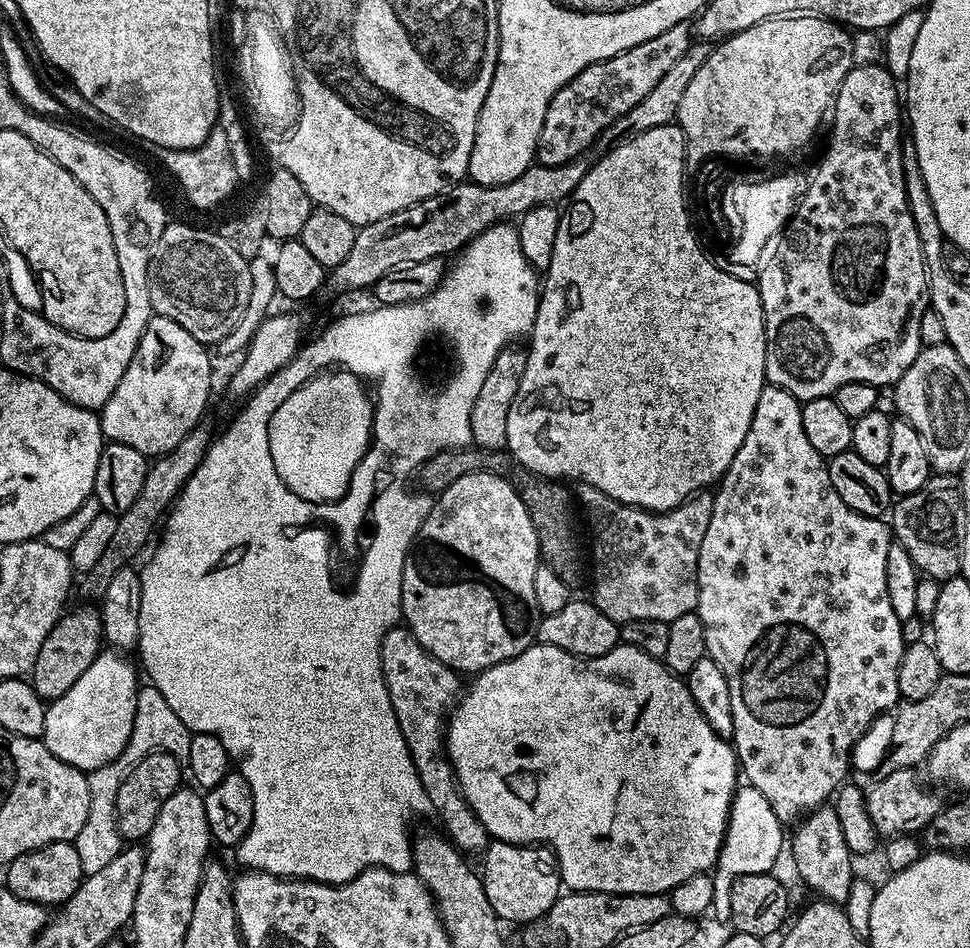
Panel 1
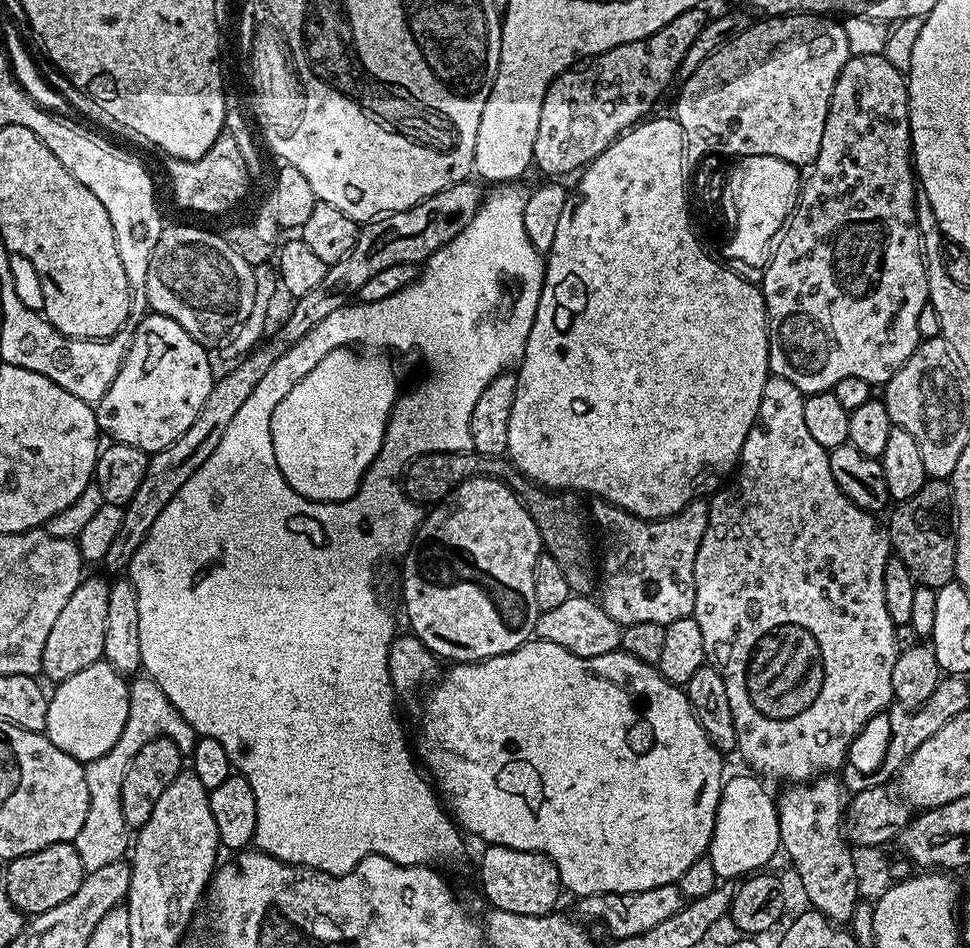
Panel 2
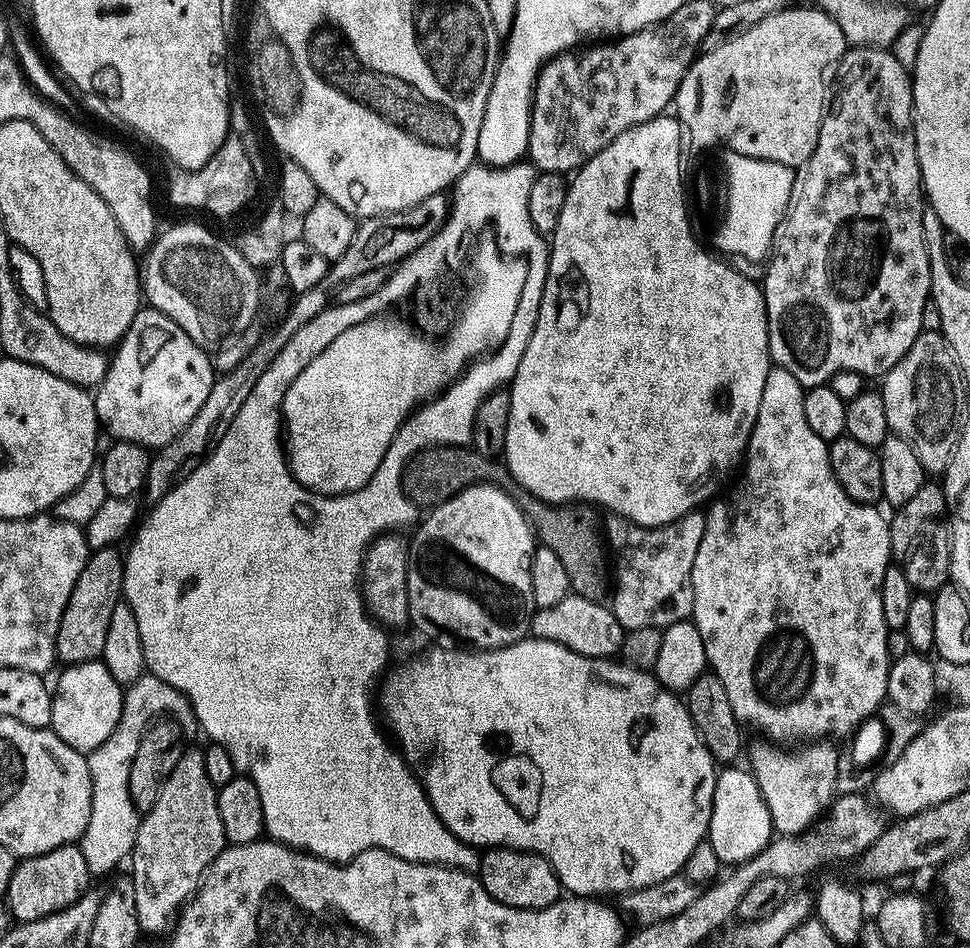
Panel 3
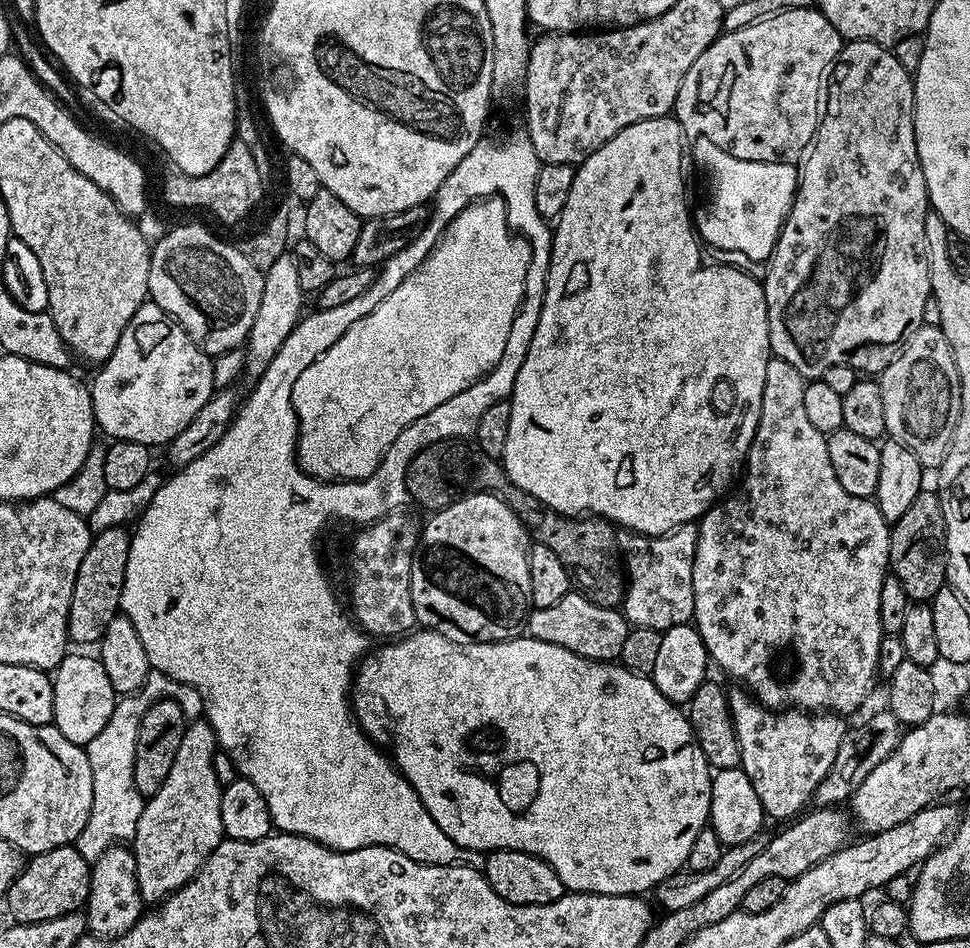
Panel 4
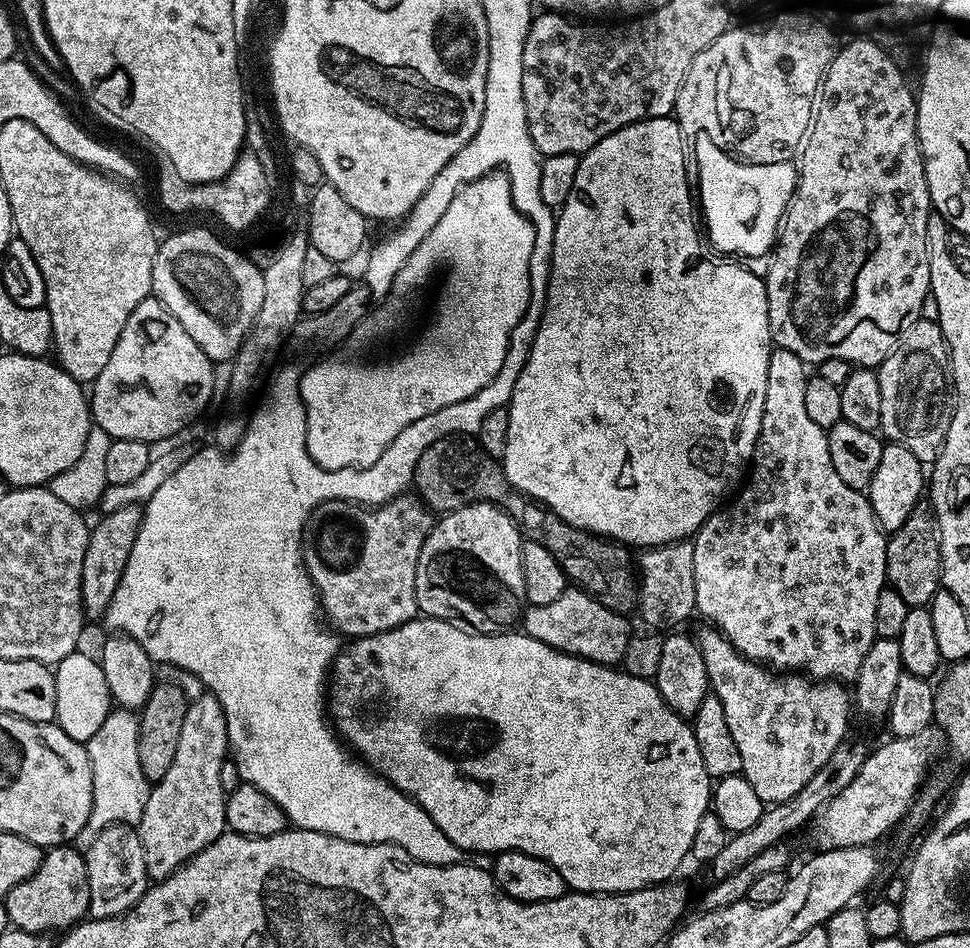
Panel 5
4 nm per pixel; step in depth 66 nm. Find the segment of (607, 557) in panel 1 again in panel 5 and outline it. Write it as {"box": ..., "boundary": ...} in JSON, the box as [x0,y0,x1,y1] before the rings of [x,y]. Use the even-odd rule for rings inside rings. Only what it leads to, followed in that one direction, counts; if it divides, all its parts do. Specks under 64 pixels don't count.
{"box":[638,540,696,630],"boundary":[[[677,540],[674,544],[660,544],[639,553],[638,616],[656,628],[672,630],[696,612],[694,594],[694,546],[692,540]]]}

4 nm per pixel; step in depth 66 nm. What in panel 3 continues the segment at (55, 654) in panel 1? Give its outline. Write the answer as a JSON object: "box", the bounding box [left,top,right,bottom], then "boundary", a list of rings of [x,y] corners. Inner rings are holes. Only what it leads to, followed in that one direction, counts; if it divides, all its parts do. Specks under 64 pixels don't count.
{"box":[56,546,125,666],"boundary":[[[116,546],[97,549],[89,555],[86,566],[82,566],[82,574],[78,574],[74,590],[70,590],[70,602],[66,602],[66,610],[62,610],[62,622],[58,622],[56,658],[64,666],[103,657],[110,617],[114,614],[114,606],[122,602],[125,557]]]}

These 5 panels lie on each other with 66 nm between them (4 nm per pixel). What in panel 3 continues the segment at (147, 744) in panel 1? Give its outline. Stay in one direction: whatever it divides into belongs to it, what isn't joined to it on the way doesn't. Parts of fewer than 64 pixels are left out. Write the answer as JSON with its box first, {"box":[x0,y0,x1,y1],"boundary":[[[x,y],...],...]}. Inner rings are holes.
{"box":[78,674,197,877],"boundary":[[[151,674],[139,676],[124,688],[122,718],[118,718],[114,734],[110,734],[102,746],[87,753],[92,787],[90,822],[86,822],[86,830],[80,835],[78,843],[82,858],[86,858],[89,877],[104,876],[112,871],[115,873],[115,868],[131,857],[142,816],[130,798],[130,762],[134,762],[134,754],[138,754],[138,742],[142,742],[142,734],[146,734],[153,720],[164,717],[181,721],[188,730],[197,727],[196,715],[190,702],[181,692],[174,690],[170,682],[162,682],[162,678]]]}

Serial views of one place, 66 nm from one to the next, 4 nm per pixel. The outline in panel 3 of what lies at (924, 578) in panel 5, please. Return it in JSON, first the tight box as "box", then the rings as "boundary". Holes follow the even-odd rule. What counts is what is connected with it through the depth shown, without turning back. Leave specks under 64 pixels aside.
{"box":[888,483,952,594],"boundary":[[[924,483],[918,494],[895,512],[896,517],[891,517],[888,526],[895,567],[906,574],[906,582],[917,593],[934,594],[949,583],[952,574],[952,525],[943,487],[939,483]]]}

